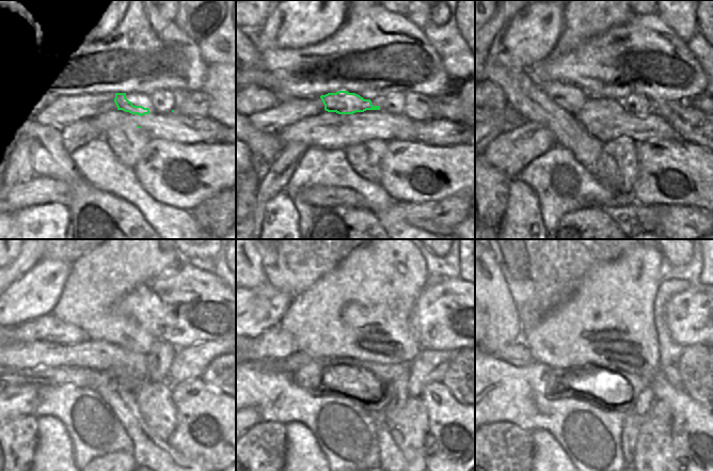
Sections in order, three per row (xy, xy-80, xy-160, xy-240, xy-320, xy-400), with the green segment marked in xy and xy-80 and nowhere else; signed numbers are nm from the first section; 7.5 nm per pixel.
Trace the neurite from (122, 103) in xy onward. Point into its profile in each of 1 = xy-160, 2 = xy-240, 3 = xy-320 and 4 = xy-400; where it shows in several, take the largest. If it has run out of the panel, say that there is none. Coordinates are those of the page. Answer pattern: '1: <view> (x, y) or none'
1: xy-160 (569, 97)
2: xy-240 (49, 340)
3: xy-320 (274, 344)
4: none

